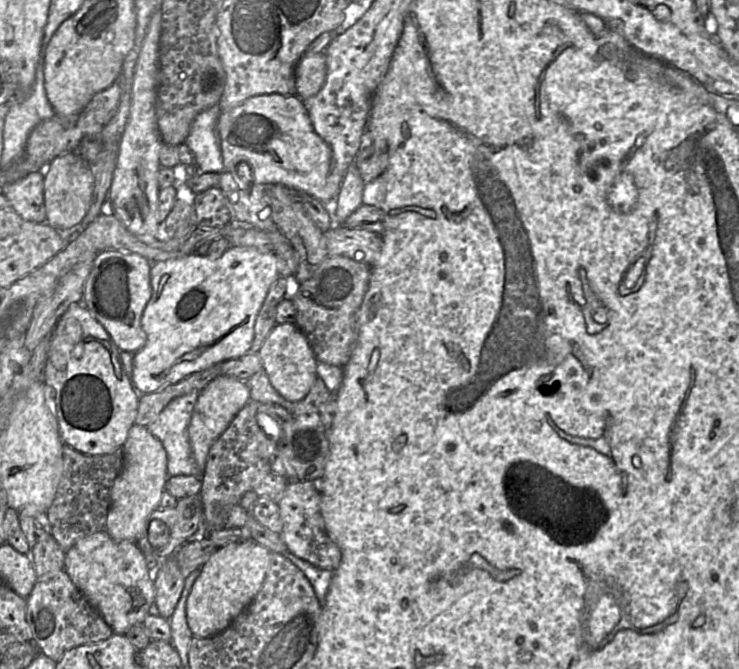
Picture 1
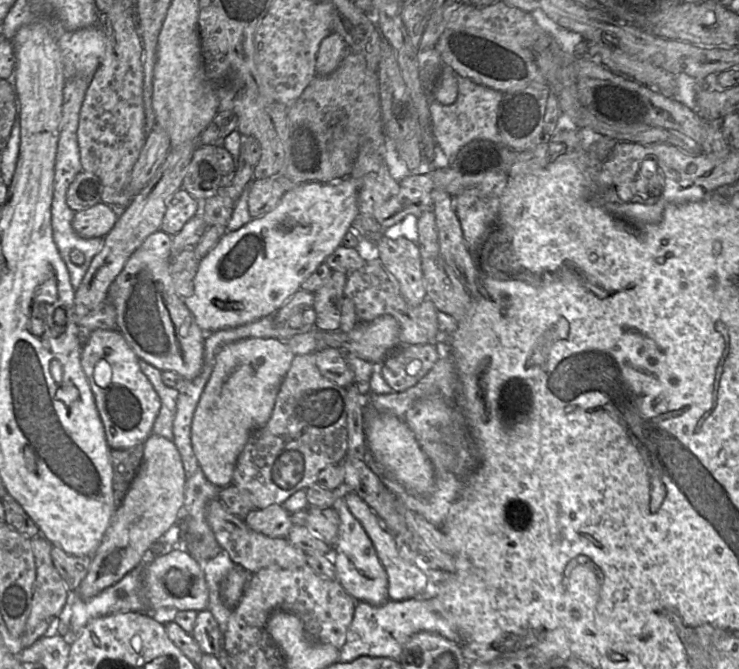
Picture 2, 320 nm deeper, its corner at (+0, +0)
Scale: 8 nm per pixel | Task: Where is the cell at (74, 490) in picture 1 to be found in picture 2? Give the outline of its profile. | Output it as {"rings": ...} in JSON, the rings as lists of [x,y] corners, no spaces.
{"rings":[[[144,444],[125,450],[112,450],[110,454],[113,467],[114,499],[119,505],[126,496],[142,464]]]}

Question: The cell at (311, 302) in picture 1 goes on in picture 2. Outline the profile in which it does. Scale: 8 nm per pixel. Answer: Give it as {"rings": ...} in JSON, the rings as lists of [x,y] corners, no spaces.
{"rings":[[[370,260],[362,268],[350,273],[344,297],[353,301],[360,323],[370,322],[382,315],[393,316],[400,326],[399,346],[426,344],[440,339],[439,313],[434,303],[425,299],[420,305],[409,305],[402,296],[397,281],[379,260]]]}

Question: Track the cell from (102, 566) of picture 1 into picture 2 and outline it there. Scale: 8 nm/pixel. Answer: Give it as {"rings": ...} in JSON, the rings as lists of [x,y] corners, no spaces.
{"rings":[[[173,549],[165,555],[155,557],[145,566],[142,581],[151,611],[159,609],[194,610],[197,612],[207,610],[209,589],[203,565],[183,549]]]}

